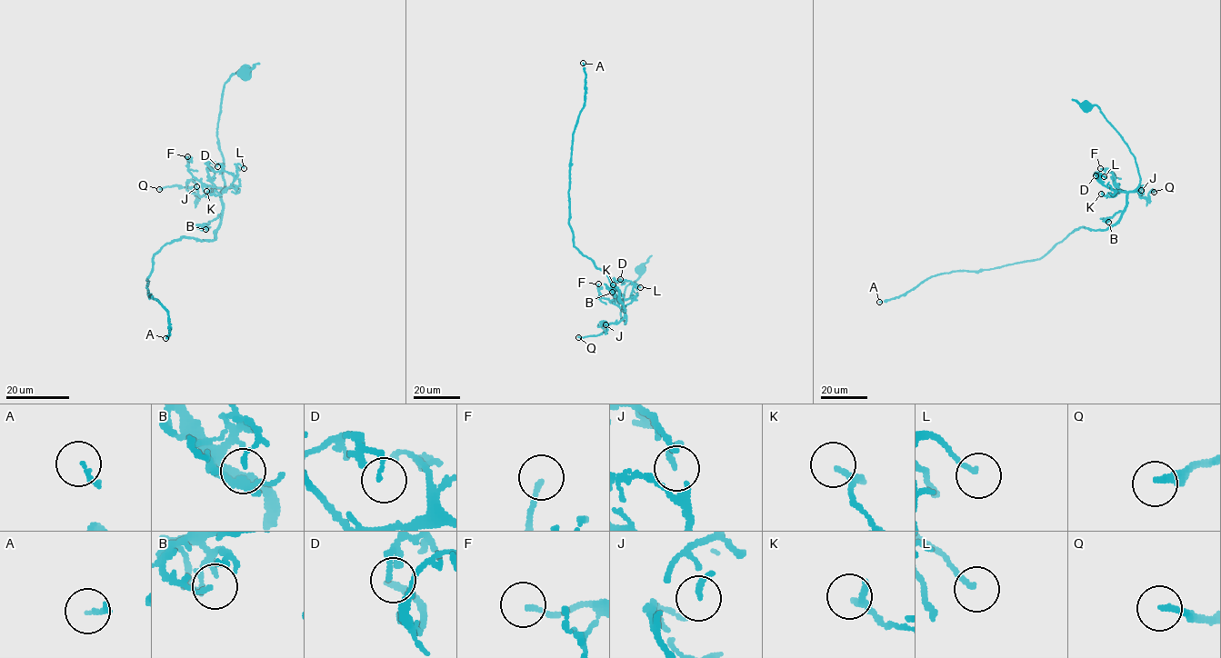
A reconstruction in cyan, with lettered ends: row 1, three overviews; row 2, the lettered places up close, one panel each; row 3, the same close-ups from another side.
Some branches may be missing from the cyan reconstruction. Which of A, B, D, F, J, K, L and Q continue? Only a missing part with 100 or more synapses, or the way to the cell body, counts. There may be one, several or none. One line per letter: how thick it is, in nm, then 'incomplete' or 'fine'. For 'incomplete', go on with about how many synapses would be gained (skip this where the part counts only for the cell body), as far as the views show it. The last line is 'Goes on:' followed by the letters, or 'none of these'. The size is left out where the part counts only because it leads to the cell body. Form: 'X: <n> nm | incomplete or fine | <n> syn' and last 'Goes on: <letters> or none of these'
A: 120 nm | incomplete | 600 syn
B: 110 nm | fine
D: 160 nm | fine
F: 140 nm | fine
J: 170 nm | fine
K: 150 nm | fine
L: 150 nm | fine
Q: 240 nm | fine
Goes on: A

